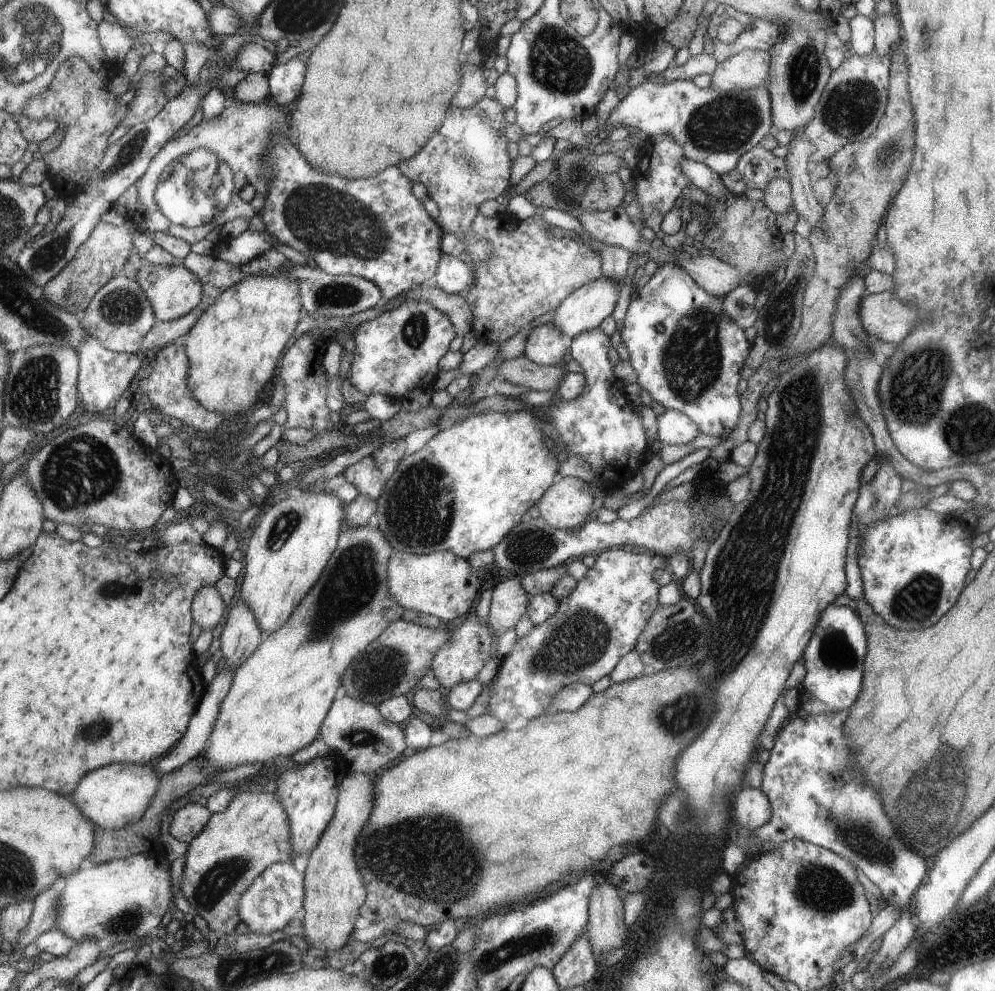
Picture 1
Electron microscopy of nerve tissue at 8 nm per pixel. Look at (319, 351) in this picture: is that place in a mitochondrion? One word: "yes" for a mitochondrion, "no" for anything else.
no

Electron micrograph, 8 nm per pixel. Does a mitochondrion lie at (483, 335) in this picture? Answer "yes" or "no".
no

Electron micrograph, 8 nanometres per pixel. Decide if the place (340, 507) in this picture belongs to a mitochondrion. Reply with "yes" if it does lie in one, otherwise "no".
no

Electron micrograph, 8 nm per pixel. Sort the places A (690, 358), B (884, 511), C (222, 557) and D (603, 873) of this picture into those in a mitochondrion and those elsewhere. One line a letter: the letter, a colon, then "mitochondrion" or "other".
A: mitochondrion
B: other
C: other
D: other

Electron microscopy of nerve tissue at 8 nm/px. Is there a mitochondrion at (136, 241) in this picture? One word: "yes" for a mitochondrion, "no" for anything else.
no

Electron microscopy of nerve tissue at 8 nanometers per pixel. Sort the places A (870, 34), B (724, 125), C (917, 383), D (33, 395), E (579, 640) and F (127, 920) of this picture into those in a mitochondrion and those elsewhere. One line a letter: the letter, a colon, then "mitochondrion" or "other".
A: other
B: mitochondrion
C: mitochondrion
D: mitochondrion
E: mitochondrion
F: mitochondrion

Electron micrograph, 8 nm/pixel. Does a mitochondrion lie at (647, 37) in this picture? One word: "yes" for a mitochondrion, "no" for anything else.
no

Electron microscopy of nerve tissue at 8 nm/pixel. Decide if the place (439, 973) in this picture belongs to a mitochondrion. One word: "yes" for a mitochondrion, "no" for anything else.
yes

